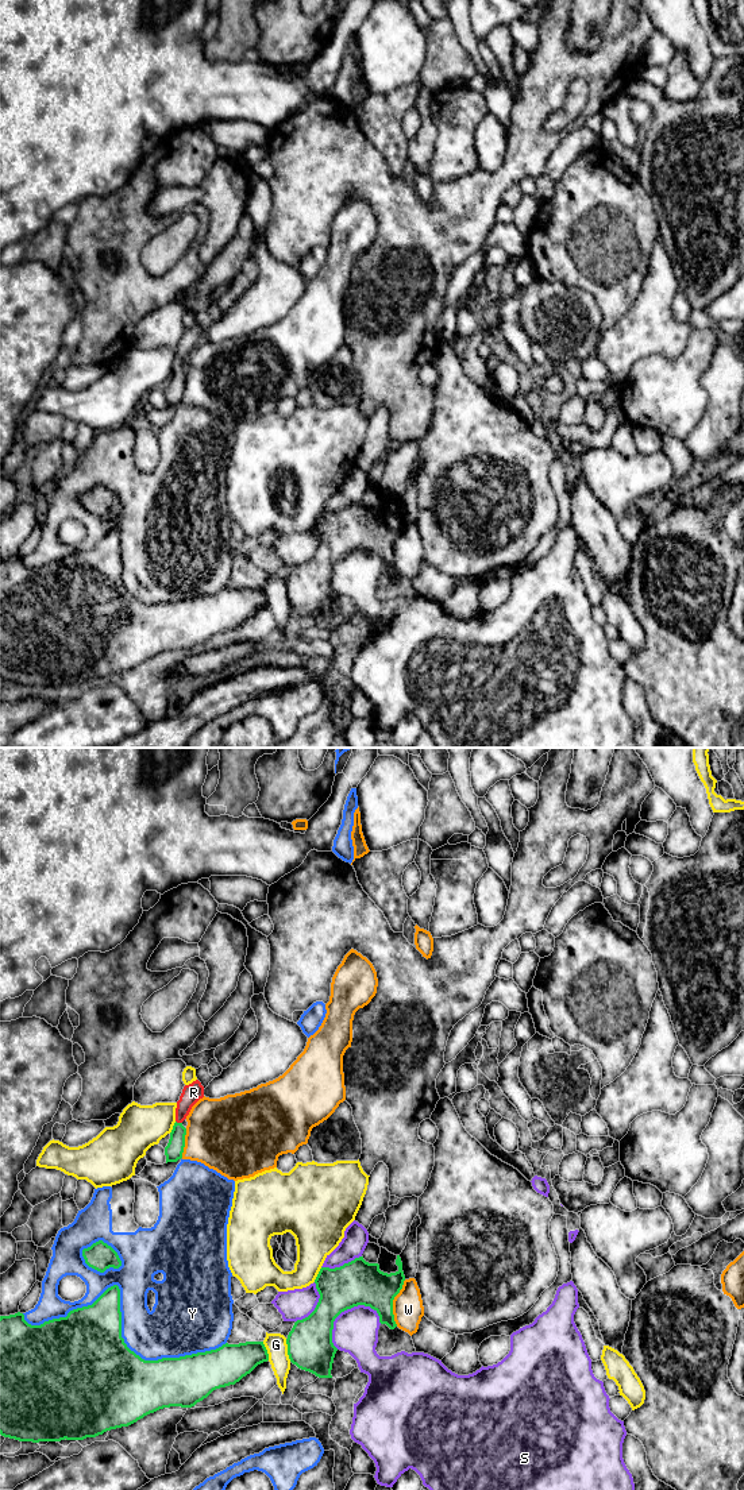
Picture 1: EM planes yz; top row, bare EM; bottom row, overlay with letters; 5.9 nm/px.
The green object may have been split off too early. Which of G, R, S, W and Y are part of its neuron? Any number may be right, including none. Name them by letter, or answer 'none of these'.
R

